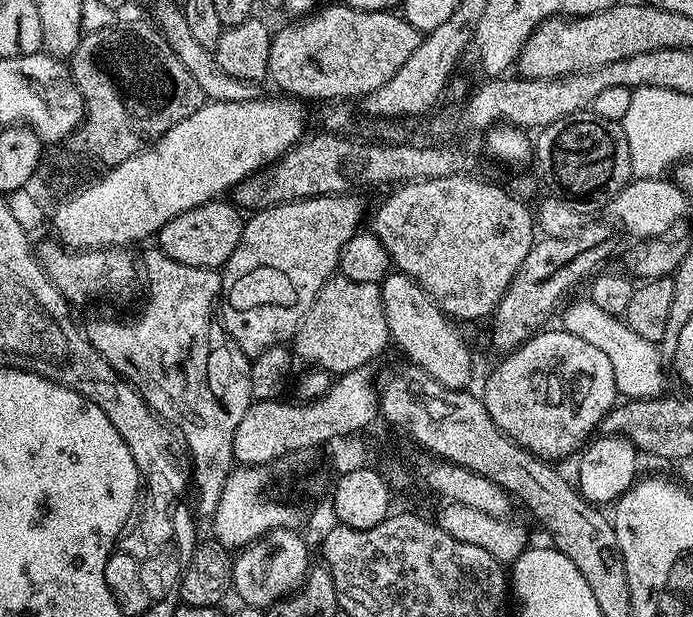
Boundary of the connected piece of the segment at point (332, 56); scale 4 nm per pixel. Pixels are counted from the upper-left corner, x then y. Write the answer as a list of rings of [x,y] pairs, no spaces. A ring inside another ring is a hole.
[[[346,2],[322,8],[293,19],[296,21],[285,28],[275,29],[272,37],[268,76],[284,91],[281,93],[289,97],[301,101],[328,100],[327,102],[344,102],[349,99],[347,96],[363,98],[378,90],[378,86],[386,86],[386,82],[394,78],[398,66],[404,65],[406,58],[410,58],[410,54],[418,50],[422,34],[414,26],[410,26],[410,22],[406,22],[399,11],[363,12],[350,7]]]

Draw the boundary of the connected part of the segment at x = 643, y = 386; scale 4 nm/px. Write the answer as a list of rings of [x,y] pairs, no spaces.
[[[587,298],[576,300],[564,312],[563,331],[590,342],[596,352],[600,352],[612,367],[612,382],[617,393],[629,400],[650,400],[659,397],[665,391],[664,374],[666,368],[659,361],[657,345],[646,342],[646,338],[634,334],[623,319],[598,310],[594,302]]]

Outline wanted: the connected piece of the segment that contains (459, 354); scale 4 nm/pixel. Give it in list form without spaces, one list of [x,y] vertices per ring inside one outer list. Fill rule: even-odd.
[[[389,271],[380,284],[380,297],[384,303],[386,326],[391,343],[397,344],[408,355],[405,357],[411,363],[417,364],[423,372],[430,378],[434,378],[434,382],[438,382],[443,388],[467,389],[468,383],[472,380],[472,356],[468,353],[459,334],[456,333],[457,325],[416,285],[416,281],[411,280],[405,272]]]

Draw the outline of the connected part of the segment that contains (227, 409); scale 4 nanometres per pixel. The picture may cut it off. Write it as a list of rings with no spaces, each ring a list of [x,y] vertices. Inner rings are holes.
[[[152,246],[144,252],[142,280],[148,283],[148,297],[136,321],[128,325],[119,324],[116,320],[92,320],[88,324],[86,338],[94,351],[102,354],[108,365],[136,389],[149,410],[156,413],[165,425],[180,431],[192,455],[190,480],[196,483],[195,511],[200,511],[204,518],[210,518],[216,513],[218,498],[222,498],[222,486],[234,467],[234,430],[238,430],[238,422],[242,422],[246,410],[254,402],[250,390],[252,366],[249,357],[229,338],[218,319],[222,276],[217,269],[182,266],[182,262],[174,262],[174,258],[161,252],[159,247]]]

